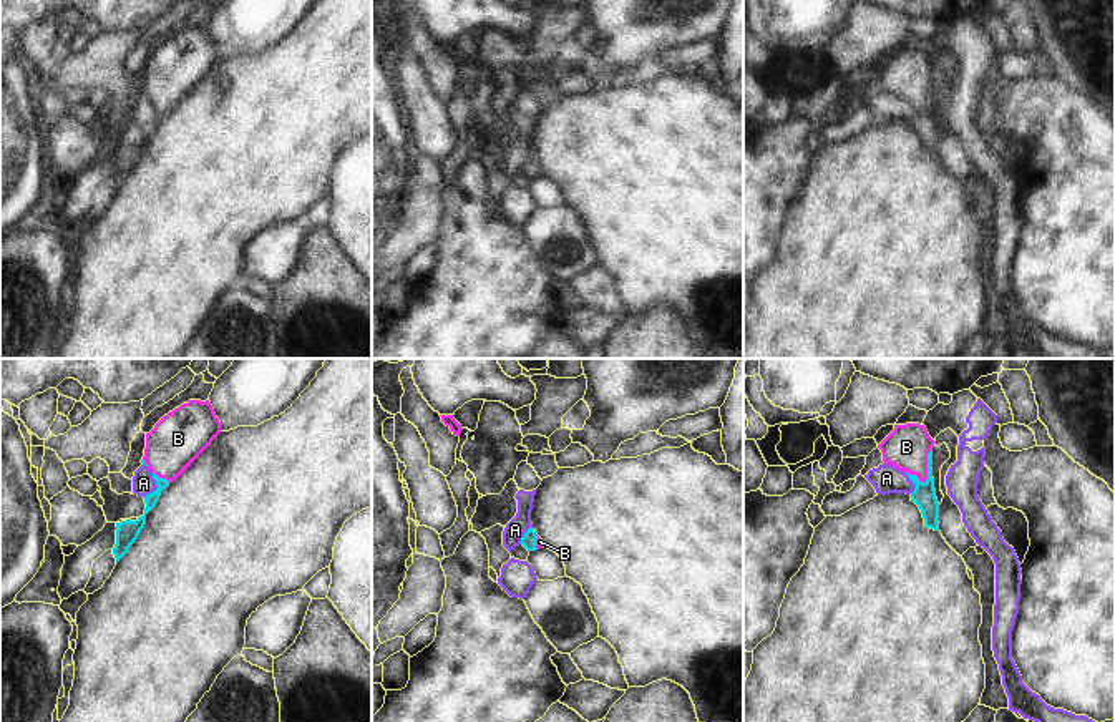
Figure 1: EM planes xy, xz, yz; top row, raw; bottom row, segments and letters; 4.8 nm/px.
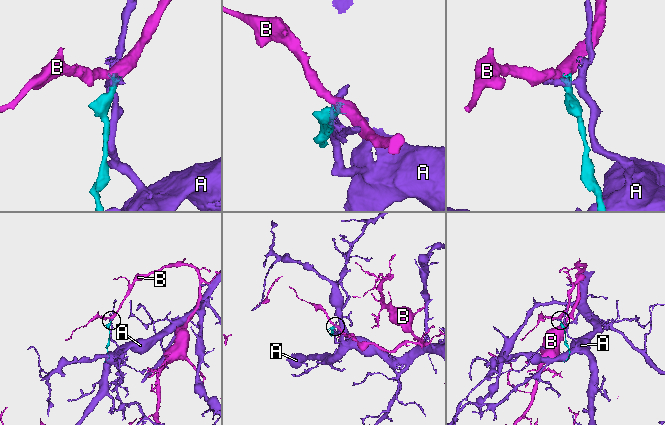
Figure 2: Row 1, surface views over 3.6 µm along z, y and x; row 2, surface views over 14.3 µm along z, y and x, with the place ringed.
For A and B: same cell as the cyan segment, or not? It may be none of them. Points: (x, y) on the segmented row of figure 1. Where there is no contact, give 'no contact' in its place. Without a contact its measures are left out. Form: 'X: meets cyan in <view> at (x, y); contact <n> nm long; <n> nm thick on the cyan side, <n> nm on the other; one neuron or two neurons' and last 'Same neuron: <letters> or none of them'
A: meets cyan in xy at (158, 487); contact 130 nm long; 100 nm thick on the cyan side, 110 nm on the other; two neurons
B: meets cyan in yz at (928, 467); contact 180 nm long; 110 nm thick on the cyan side, 220 nm on the other; one neuron
Same neuron: B

